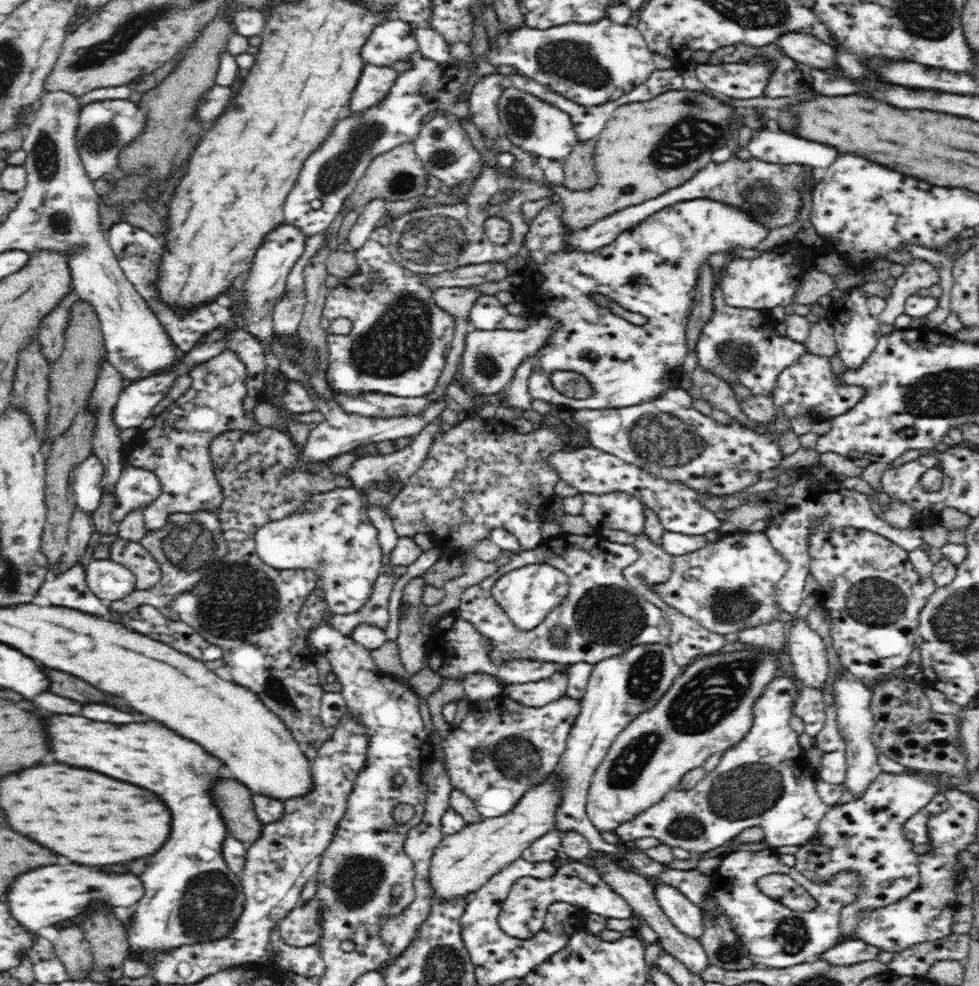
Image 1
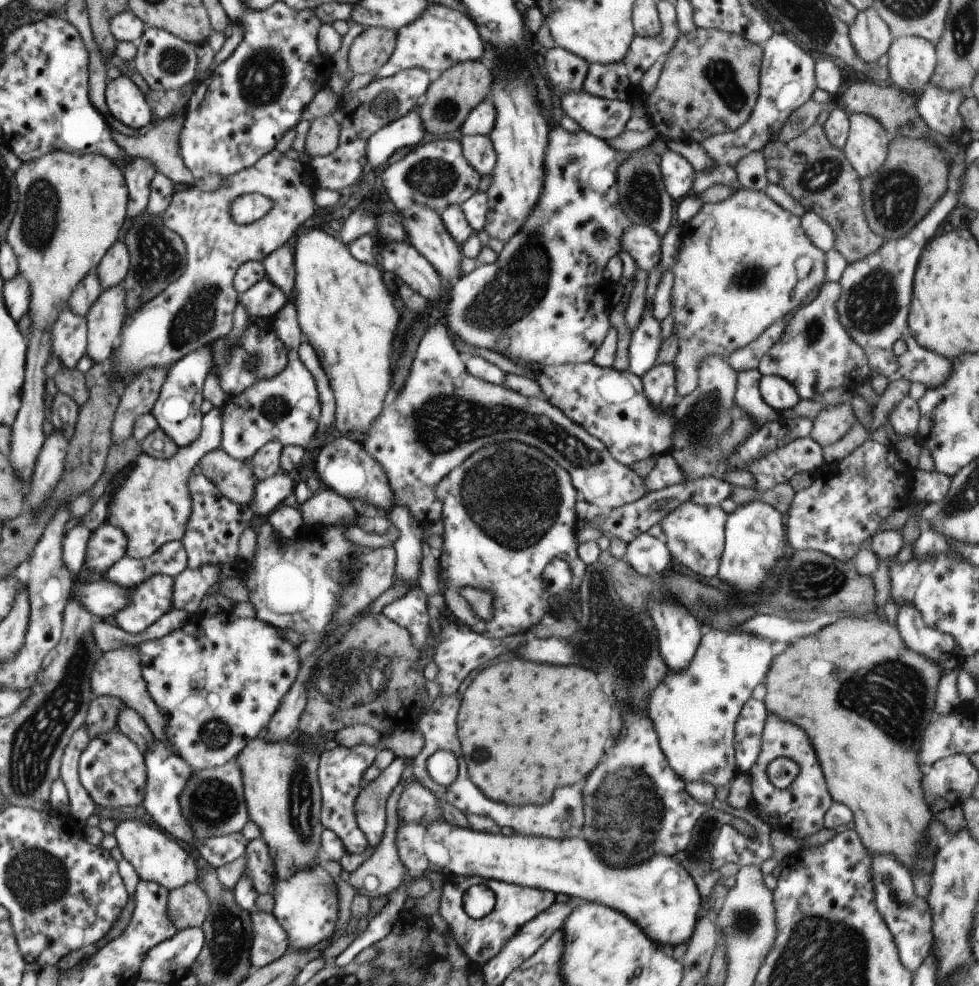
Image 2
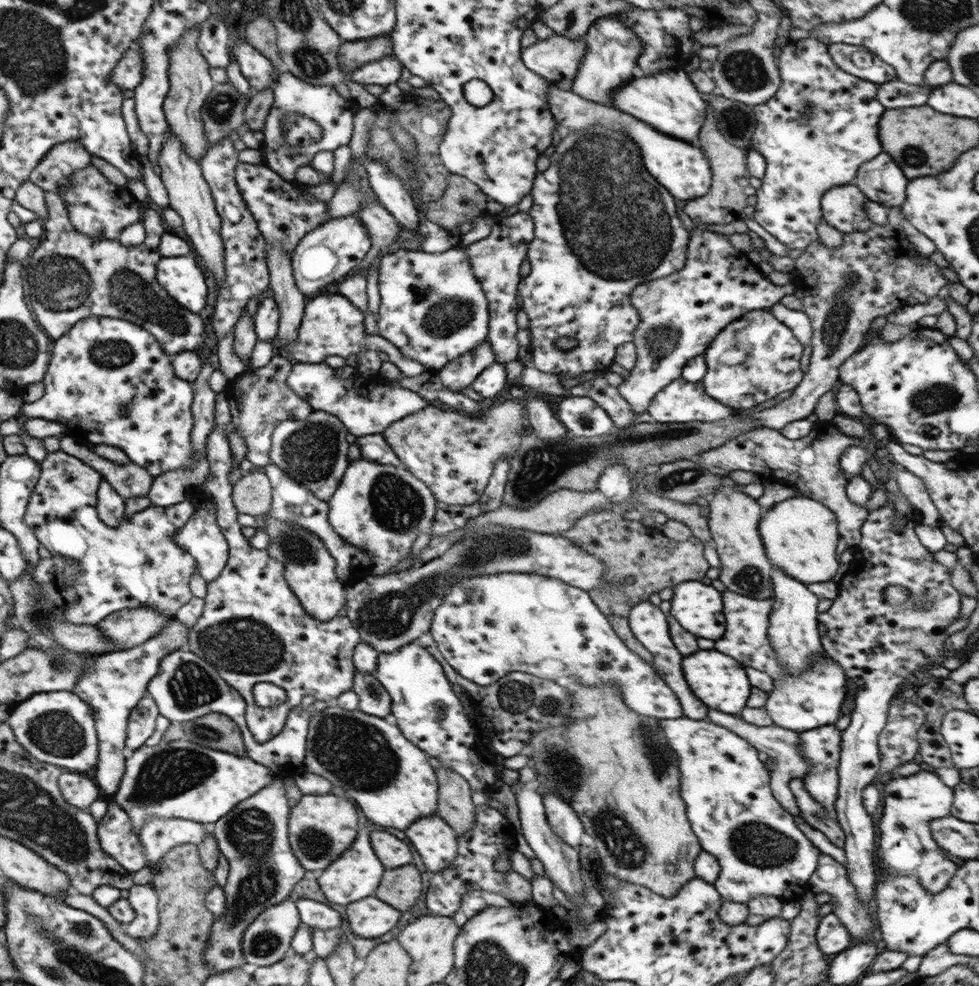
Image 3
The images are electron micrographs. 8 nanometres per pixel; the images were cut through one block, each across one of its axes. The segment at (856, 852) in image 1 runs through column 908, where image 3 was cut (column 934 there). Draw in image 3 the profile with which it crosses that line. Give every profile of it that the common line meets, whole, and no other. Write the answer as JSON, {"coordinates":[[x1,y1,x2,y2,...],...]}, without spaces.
{"coordinates":[[926,767,912,775,893,777,885,782,883,808,877,822,879,842,874,852,878,858,879,875,913,876,917,884,931,894,945,888,957,866,933,841,928,822,949,815,952,798,952,788,943,785,936,773]]}

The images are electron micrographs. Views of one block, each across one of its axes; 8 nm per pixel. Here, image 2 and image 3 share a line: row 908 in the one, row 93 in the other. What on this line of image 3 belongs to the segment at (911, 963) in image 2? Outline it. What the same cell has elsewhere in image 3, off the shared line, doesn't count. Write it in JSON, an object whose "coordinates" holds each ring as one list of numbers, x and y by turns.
{"coordinates":[[899,80,893,82,882,82,877,87,877,100,885,108,903,108,903,106,921,106,927,96,929,88,919,88,919,86,909,86]]}

